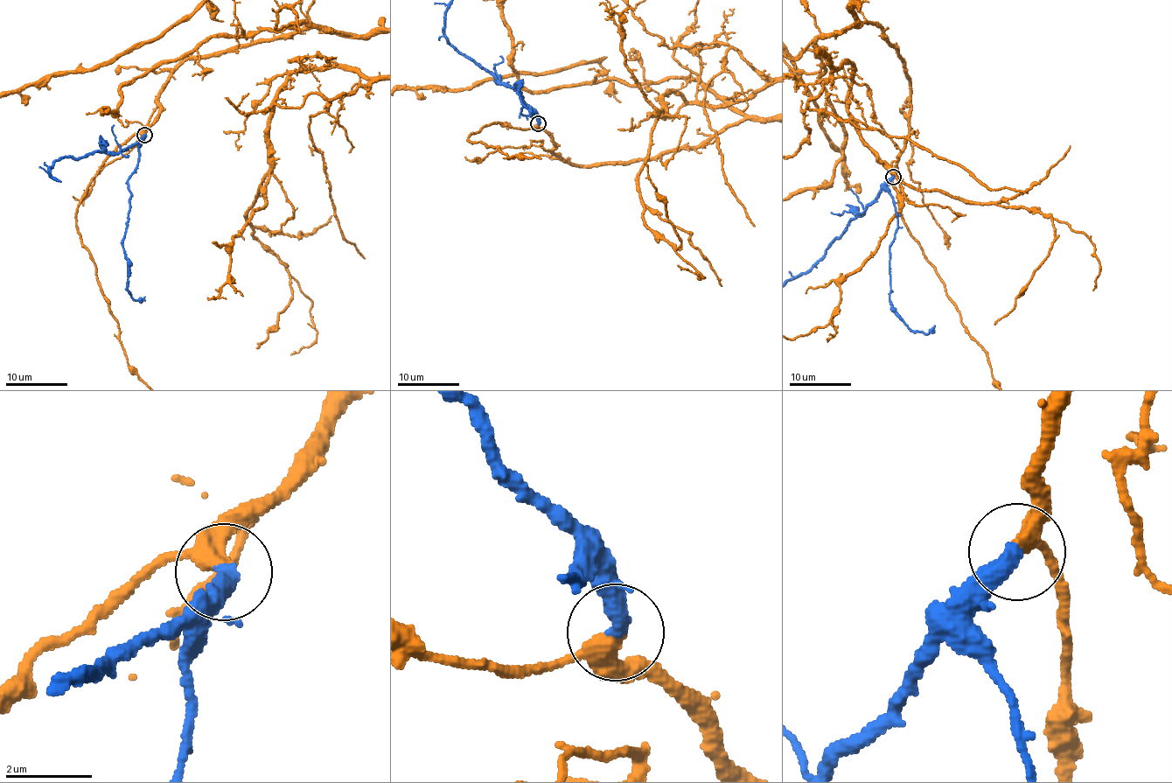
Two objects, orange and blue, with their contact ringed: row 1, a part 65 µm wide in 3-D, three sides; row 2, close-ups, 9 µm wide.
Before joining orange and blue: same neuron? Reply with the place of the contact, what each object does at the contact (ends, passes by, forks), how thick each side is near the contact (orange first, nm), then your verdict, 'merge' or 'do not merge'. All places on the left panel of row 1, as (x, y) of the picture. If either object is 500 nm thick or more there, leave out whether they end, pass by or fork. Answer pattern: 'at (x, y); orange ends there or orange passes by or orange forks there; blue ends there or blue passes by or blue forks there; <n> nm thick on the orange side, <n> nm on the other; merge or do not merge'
at (144, 135); orange passes by; blue ends there; 320 nm thick on the orange side, 440 nm on the other; merge

